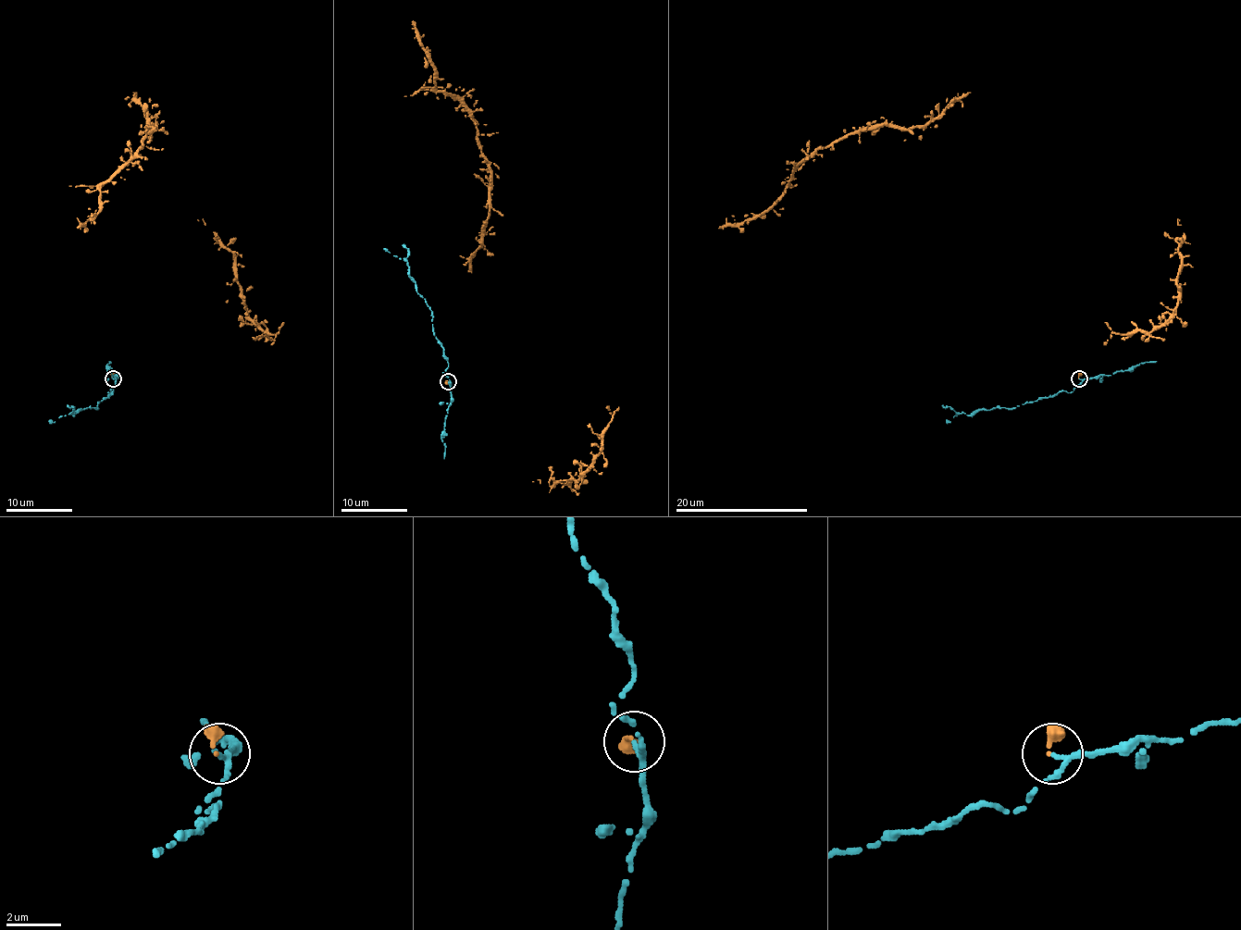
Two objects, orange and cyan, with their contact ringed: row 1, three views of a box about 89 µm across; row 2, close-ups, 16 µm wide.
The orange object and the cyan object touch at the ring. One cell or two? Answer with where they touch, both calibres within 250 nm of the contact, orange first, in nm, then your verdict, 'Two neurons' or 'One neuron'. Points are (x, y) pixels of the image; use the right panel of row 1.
Place: (1079, 378). Thickness 280 nm (orange) against 170 nm. One neuron

